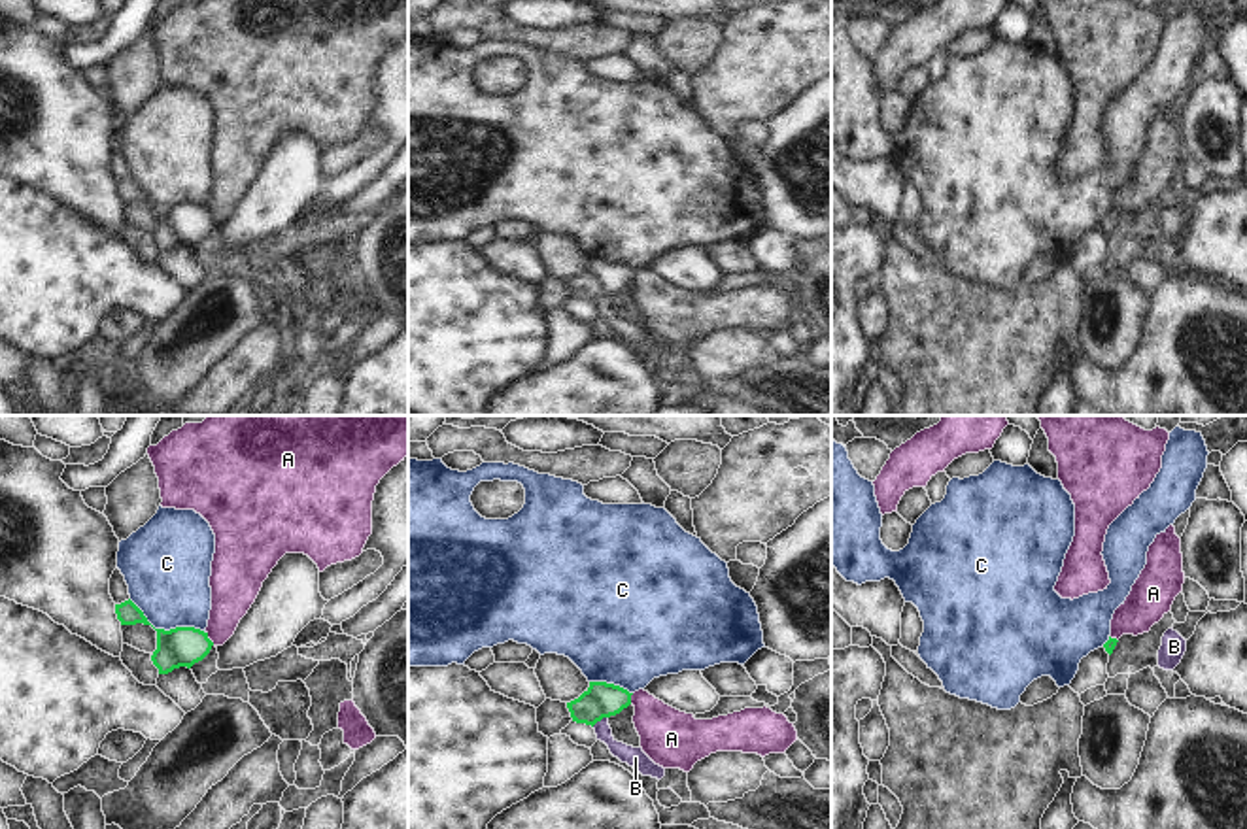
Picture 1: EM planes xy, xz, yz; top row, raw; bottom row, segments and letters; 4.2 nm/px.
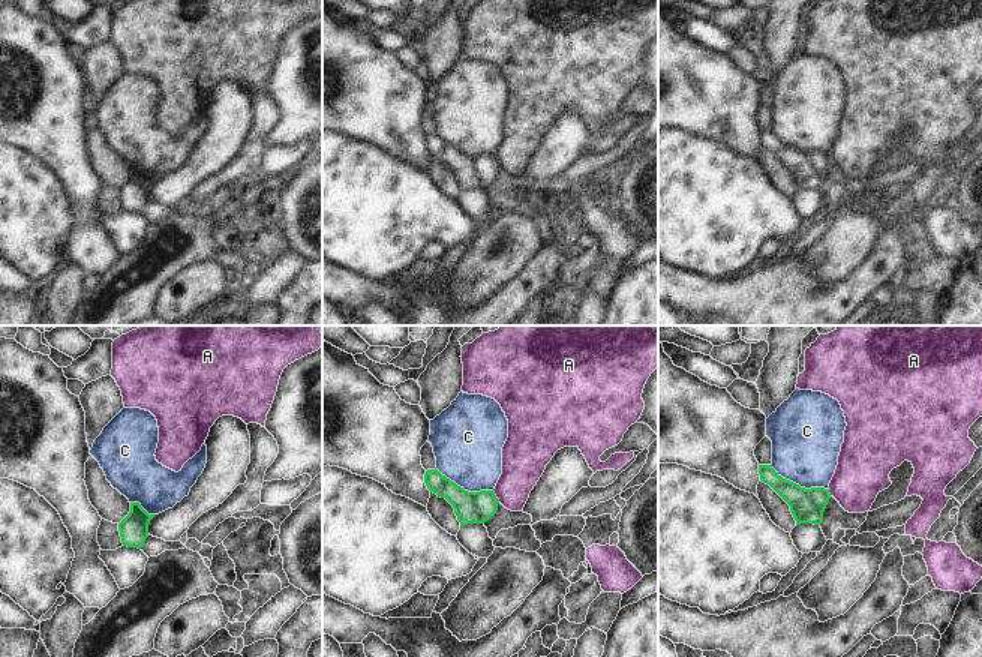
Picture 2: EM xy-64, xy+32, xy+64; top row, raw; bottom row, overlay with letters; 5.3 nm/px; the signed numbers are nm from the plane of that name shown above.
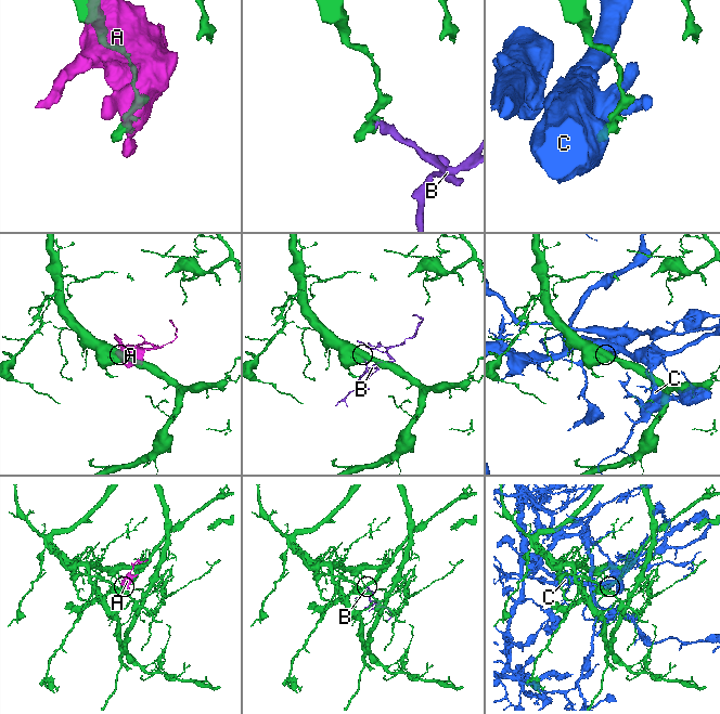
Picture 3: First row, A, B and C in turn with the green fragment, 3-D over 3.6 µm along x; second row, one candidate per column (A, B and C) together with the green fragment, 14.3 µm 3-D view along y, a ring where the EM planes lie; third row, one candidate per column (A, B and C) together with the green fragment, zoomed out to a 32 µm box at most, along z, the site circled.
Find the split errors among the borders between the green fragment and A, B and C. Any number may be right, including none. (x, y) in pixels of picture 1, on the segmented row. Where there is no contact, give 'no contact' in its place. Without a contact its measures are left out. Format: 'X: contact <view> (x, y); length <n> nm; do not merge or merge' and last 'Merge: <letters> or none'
A: contact xy (208, 639); length 70 nm; do not merge
B: contact xz (599, 720); length 80 nm; merge
C: contact xy (167, 631); length 360 nm; do not merge
Merge: B

